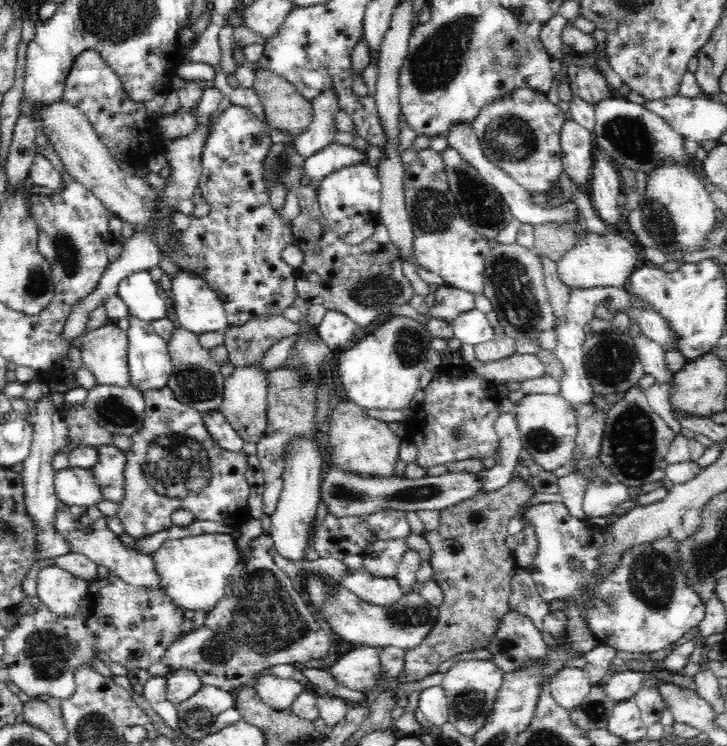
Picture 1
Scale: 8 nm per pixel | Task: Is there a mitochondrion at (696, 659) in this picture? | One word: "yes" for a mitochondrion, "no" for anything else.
no

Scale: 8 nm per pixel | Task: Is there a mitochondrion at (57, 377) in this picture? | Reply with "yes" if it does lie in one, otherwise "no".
no

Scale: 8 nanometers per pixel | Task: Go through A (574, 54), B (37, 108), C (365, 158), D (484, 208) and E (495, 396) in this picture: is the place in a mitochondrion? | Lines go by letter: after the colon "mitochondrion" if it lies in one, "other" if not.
A: other
B: other
C: other
D: mitochondrion
E: other

